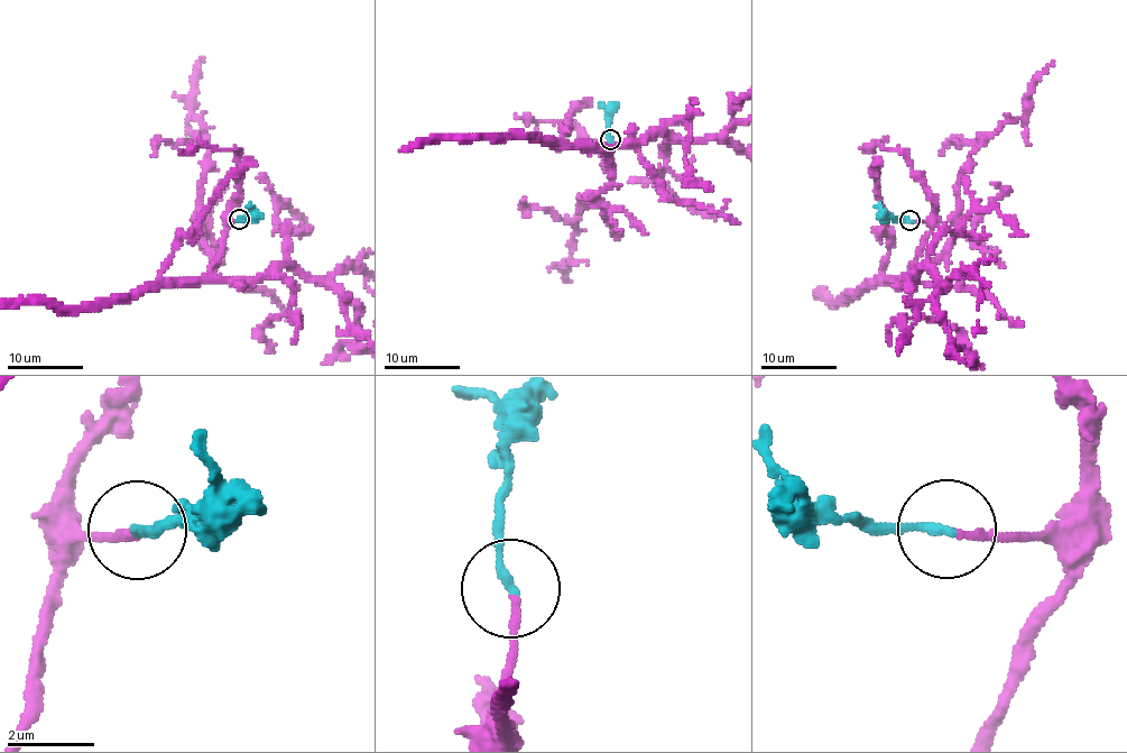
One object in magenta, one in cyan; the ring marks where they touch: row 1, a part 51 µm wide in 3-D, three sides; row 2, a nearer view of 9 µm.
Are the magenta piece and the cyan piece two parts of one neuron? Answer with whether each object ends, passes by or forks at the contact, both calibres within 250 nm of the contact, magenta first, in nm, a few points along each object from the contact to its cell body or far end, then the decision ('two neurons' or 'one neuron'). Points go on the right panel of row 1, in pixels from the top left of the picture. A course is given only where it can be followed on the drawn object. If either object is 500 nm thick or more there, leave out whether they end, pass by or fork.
magenta ends; cyan ends; calibres 160 and 200 nm; course cyan (910, 220), (889, 219), (878, 202); one neuron

